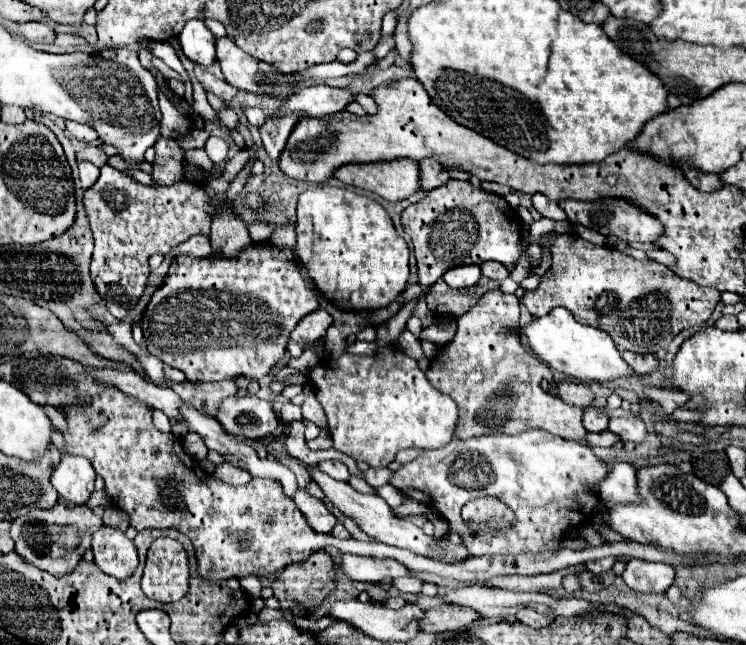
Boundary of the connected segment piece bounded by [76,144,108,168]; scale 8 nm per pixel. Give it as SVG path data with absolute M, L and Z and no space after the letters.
M88 144L82 152L78 152L76 154L76 160L78 162L82 162L82 160L90 160L94 166L98 166L98 168L102 168L104 164L106 164L106 160L108 160L108 156L98 148L98 146L94 146L94 144Z

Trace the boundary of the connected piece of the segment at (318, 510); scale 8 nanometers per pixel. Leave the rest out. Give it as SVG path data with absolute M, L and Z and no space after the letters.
M298 488L294 494L294 502L316 532L324 532L324 534L332 532L332 528L336 526L336 518L328 512L322 500L310 496L304 488Z

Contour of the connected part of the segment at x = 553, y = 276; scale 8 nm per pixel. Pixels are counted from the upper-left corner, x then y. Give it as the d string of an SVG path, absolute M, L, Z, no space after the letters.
M554 234L546 242L552 250L552 266L542 276L540 286L532 292L526 292L520 302L530 310L532 316L544 316L552 308L564 306L582 324L592 324L608 332L618 348L632 350L636 354L656 354L658 350L666 348L680 330L702 326L720 302L720 292L716 288L694 284L692 280L674 274L658 262L634 260L614 246L596 246L578 238L576 234Z

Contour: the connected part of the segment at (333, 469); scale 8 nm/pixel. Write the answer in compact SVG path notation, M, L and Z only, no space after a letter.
M326 460L326 462L320 462L318 468L320 468L324 474L328 474L330 478L336 478L336 480L344 480L344 482L346 482L346 480L350 478L348 468L346 468L342 462L338 462L338 460Z

